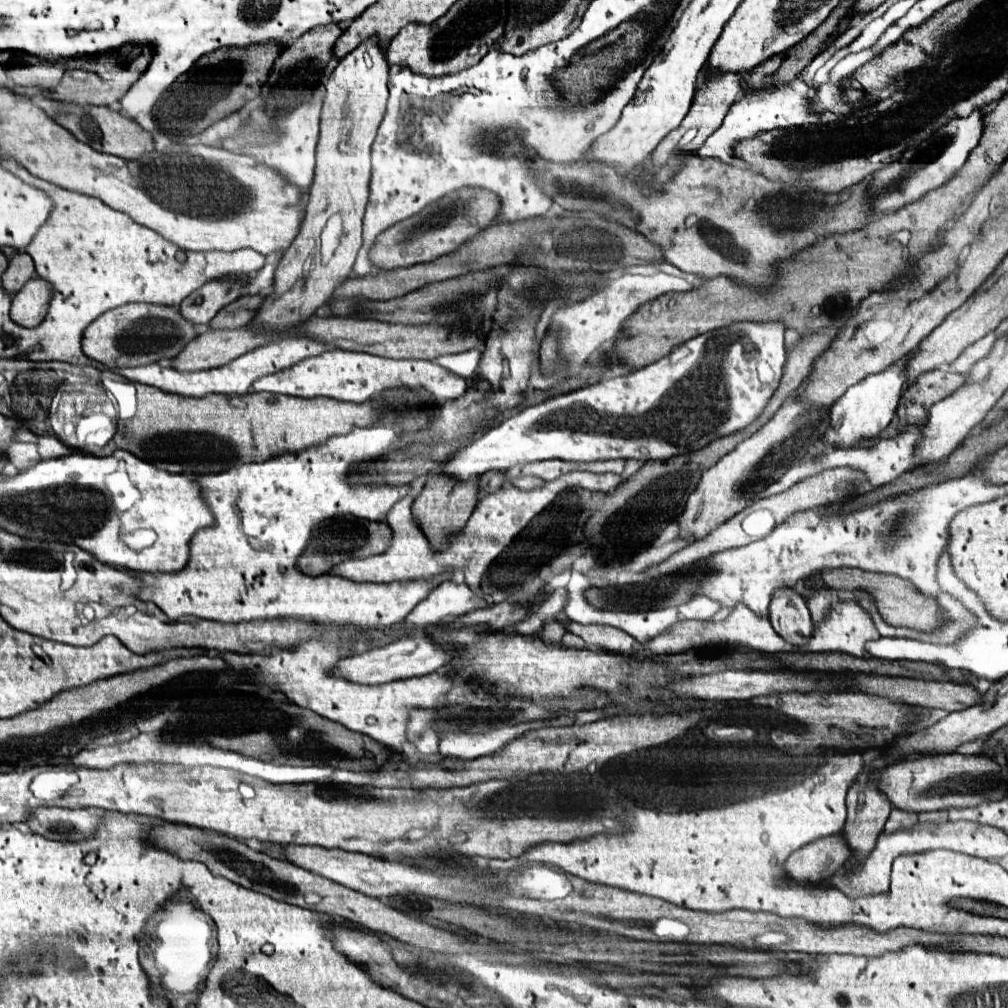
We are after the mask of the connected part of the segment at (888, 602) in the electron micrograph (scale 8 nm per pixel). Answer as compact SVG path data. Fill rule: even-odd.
M842 569L842 571L826 571L822 579L810 579L814 587L830 587L830 589L866 589L874 595L876 605L880 609L880 615L886 617L888 623L900 625L900 627L912 627L920 631L930 631L938 625L940 609L934 599L926 599L924 595L918 595L914 591L914 585L906 579L898 579L894 575L878 575L878 573L866 573L860 569Z

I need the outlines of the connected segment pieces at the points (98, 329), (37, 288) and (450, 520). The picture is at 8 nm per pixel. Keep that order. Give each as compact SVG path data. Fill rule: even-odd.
M128 303L114 311L100 315L82 339L82 351L90 359L104 363L110 369L118 367L138 367L158 361L170 361L198 337L198 325L188 321L178 307L170 305L152 305L152 303Z
M40 277L30 279L14 297L10 317L22 327L36 327L52 301L52 285Z
M438 471L428 475L428 481L422 493L416 497L412 505L412 513L434 549L442 549L446 545L446 537L452 533L458 533L468 521L468 517L472 515L474 507L478 505L478 495L480 495L480 481L478 480L479 476L472 477L468 481L458 481Z

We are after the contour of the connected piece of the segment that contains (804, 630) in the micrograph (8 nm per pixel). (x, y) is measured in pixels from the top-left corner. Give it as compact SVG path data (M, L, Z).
M788 585L780 587L770 601L768 617L778 635L782 635L788 643L806 643L812 629L812 619L806 607L806 599L796 589Z

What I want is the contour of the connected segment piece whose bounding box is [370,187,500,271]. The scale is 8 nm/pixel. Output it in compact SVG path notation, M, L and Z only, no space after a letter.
M466 187L446 197L434 201L424 209L424 213L408 217L386 231L382 231L372 249L370 249L370 263L378 271L394 271L402 267L412 267L416 263L430 263L438 257L444 257L456 251L462 243L474 239L480 231L494 223L494 217L500 213L500 199L496 193L480 189L480 187Z

